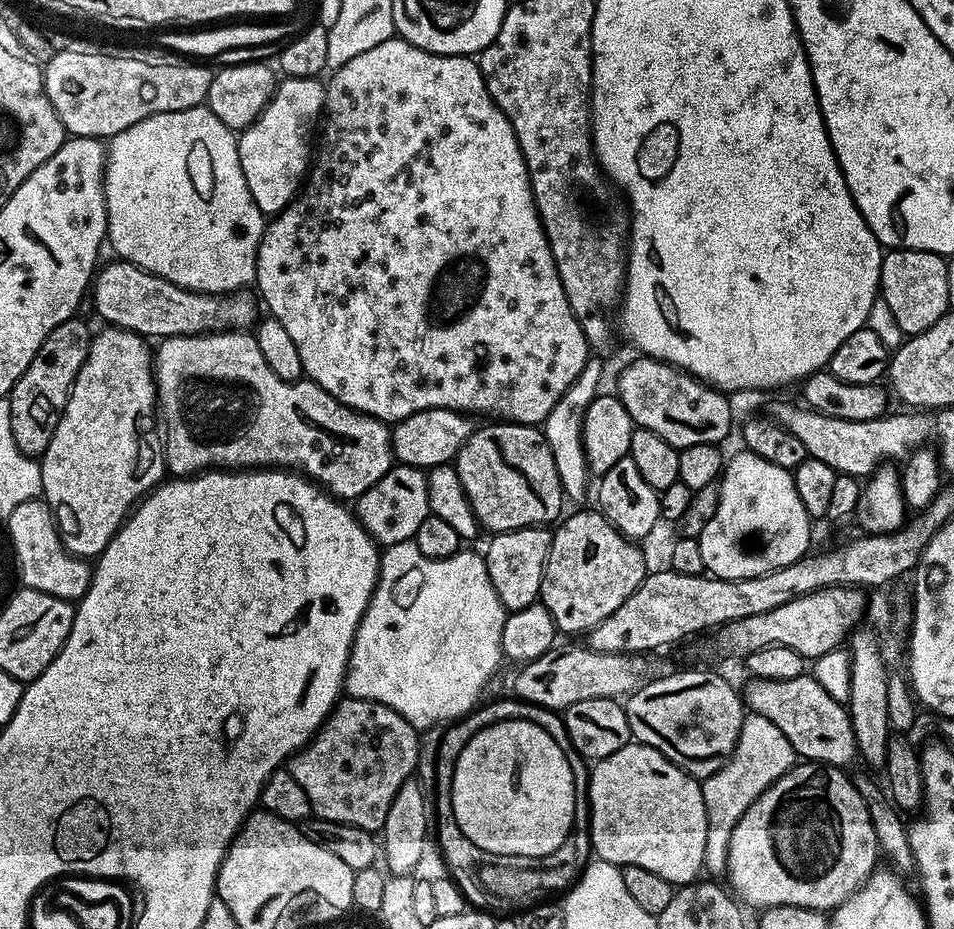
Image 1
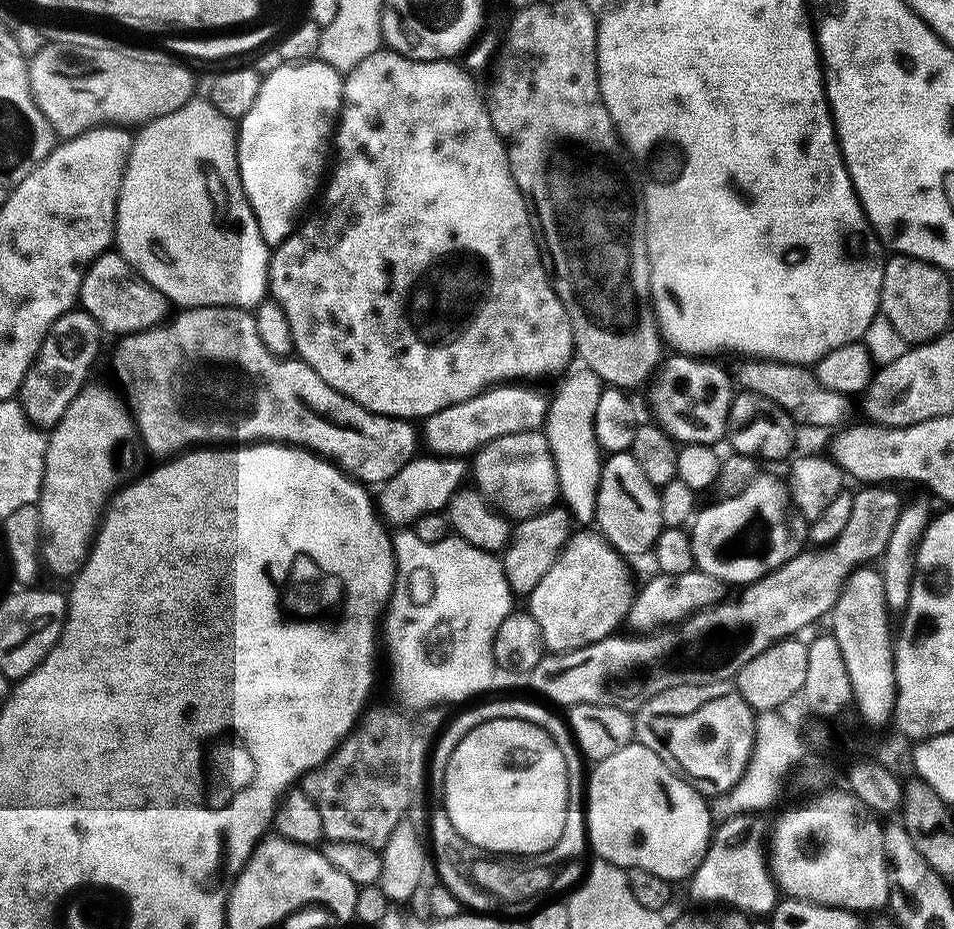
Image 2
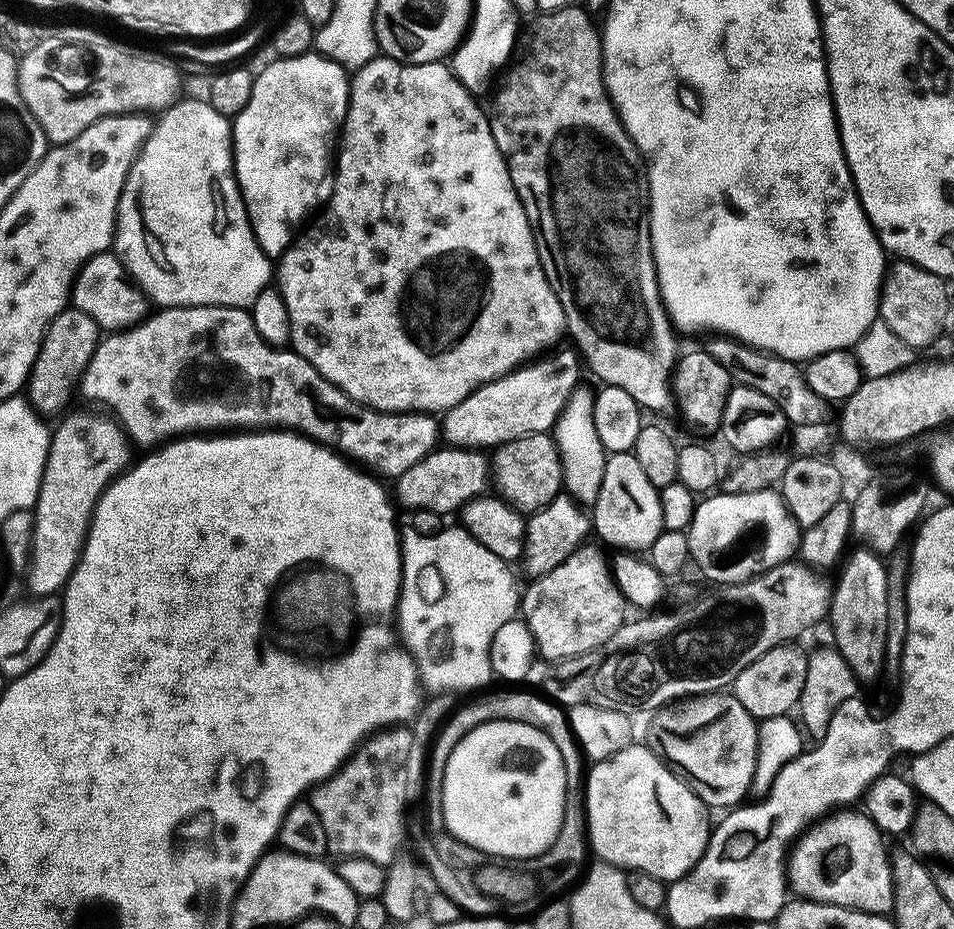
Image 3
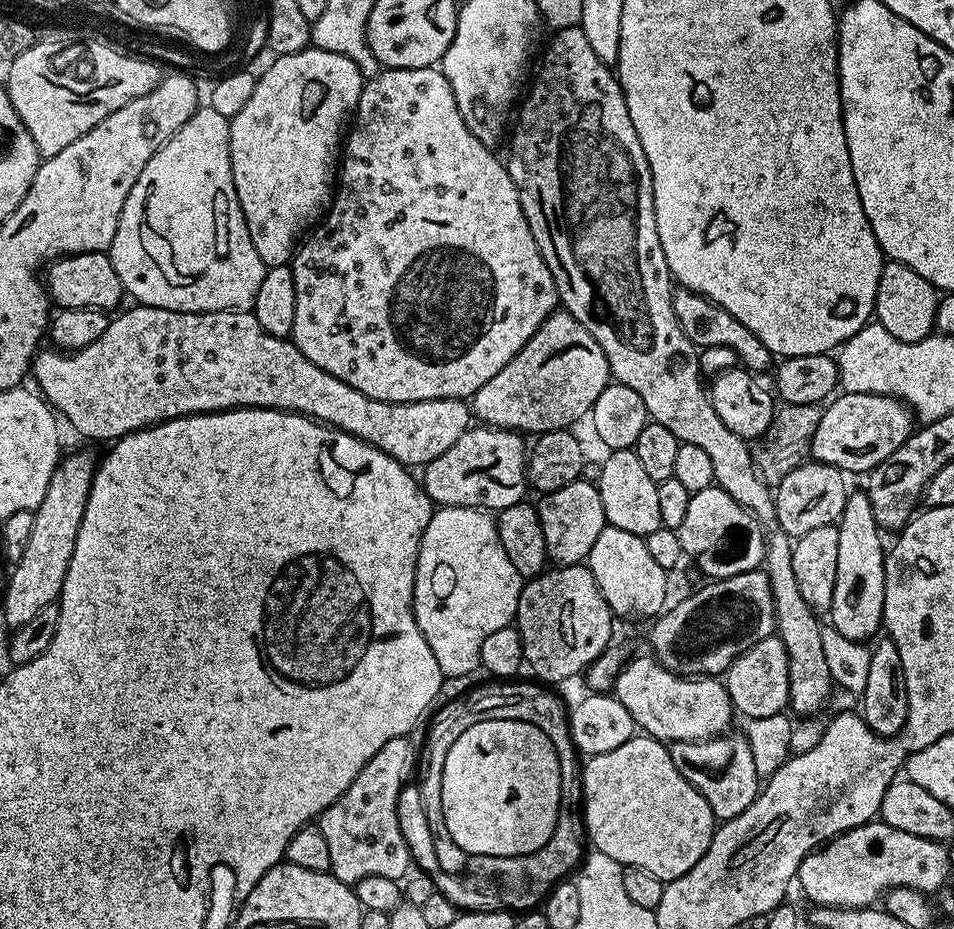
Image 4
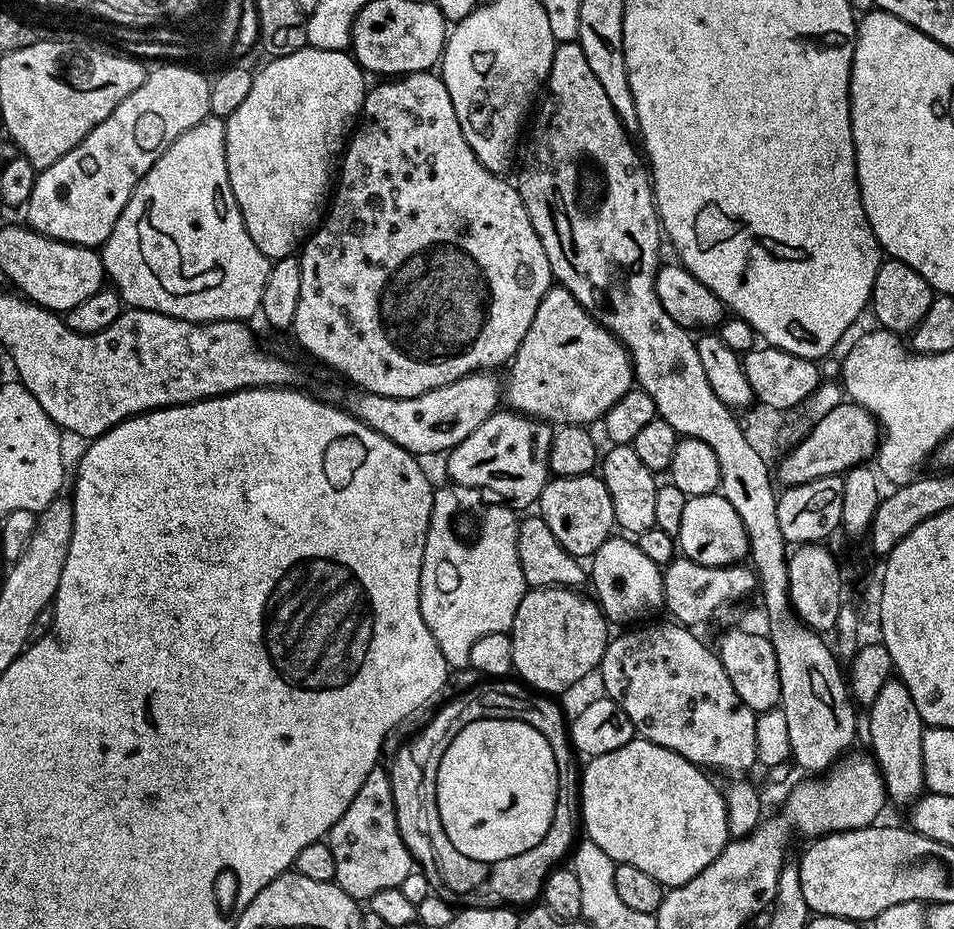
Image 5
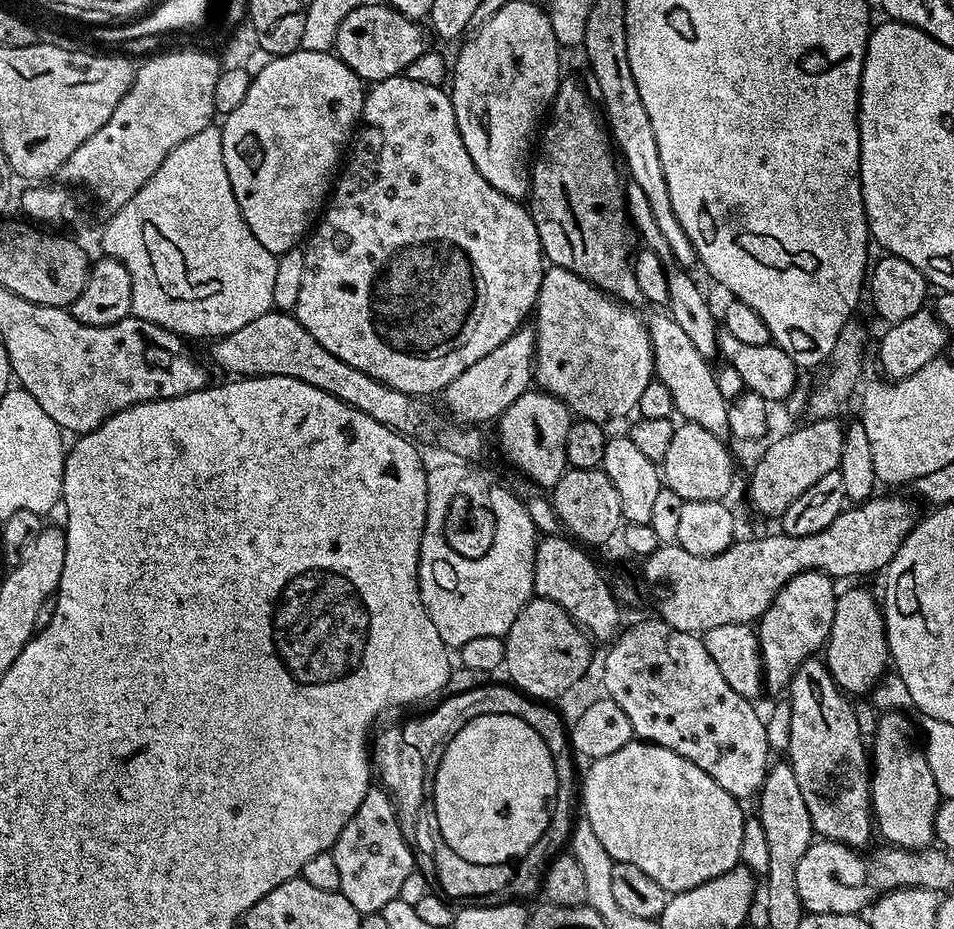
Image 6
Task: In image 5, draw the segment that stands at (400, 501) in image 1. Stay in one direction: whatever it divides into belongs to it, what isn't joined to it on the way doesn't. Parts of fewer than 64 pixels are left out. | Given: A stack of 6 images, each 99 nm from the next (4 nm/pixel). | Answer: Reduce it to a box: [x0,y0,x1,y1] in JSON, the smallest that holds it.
[447,410,553,509]

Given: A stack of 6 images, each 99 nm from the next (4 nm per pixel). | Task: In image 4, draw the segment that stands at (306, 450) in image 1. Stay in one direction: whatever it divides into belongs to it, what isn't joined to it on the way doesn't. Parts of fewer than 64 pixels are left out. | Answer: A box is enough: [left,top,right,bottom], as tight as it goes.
[30,304,474,466]

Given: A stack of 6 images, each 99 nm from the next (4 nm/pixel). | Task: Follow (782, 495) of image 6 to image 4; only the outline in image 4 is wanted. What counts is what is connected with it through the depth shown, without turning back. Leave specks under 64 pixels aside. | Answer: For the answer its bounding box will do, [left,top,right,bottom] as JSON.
[810,391,914,474]

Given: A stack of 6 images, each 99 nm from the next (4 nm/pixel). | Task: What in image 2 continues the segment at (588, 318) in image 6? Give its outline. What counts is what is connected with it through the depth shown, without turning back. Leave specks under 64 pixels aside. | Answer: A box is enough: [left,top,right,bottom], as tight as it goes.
[422,386,549,458]

